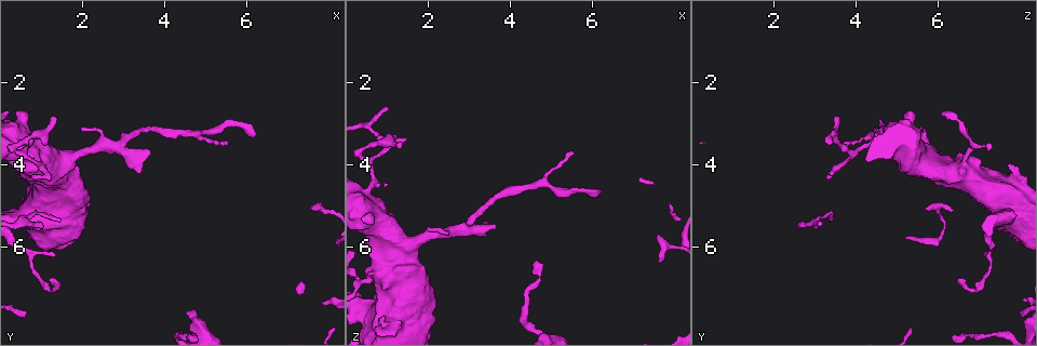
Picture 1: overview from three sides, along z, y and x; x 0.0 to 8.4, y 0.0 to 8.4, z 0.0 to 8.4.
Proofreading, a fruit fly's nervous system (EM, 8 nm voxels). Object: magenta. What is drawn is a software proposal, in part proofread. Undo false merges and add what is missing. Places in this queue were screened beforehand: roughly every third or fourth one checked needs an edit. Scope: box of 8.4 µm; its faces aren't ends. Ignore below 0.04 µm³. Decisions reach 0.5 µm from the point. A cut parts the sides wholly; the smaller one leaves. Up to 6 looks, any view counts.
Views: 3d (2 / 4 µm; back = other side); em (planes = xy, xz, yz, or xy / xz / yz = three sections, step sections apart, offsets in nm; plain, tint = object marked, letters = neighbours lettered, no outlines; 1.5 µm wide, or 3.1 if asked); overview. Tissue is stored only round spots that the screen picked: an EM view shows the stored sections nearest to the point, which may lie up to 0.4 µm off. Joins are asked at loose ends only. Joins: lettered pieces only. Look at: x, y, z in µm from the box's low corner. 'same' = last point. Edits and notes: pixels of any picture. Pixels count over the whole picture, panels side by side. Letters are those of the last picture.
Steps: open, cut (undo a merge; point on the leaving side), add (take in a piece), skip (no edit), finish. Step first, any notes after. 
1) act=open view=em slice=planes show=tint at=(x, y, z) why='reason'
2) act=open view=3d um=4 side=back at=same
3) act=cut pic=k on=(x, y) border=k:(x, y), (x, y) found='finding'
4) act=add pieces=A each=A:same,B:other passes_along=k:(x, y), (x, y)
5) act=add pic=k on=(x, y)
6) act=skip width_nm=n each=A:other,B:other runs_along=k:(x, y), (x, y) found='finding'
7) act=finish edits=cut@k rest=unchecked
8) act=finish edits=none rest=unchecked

act=open view=em slice=planes show=letters at=(0.50, 3.55, 4.60) why='three arms meet'

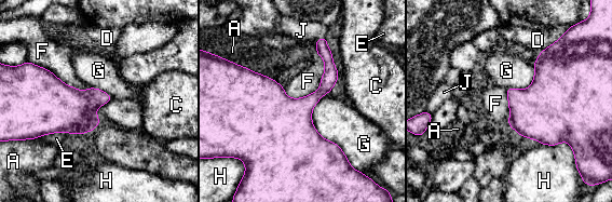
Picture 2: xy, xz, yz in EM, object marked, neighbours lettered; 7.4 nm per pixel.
act=skip width_nm=280 each=A:other,C:other,D:other,E:other,F:other,G:other,H:other,J:other border=2:(317, 53), (320, 88), (288, 97) found='continuous, no second neuron'

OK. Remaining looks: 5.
act=open view=em slice=planes show=letters at=(2.00, 3.10, 5.55) why='branch stops here'

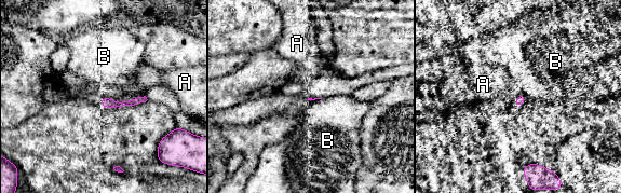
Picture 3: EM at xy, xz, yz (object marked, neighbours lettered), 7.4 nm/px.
act=skip each=A:other,B:other found='no lettered piece goes on from it'

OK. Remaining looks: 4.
act=open view=em slice=yz step=8 show=letters at=(3.65, 3.75, 5.45) why='an open end'

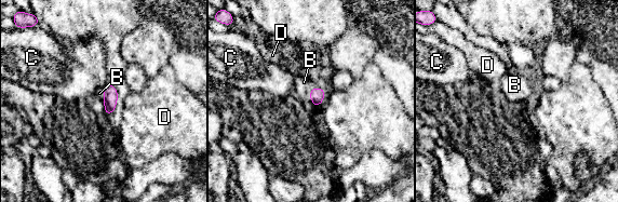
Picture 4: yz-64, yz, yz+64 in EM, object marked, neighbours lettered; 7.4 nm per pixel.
act=add pieces=B each=B:same,C:other,D:other passes_along=4:(317, 95), (311, 91), (304, 82) found='the neuron continues'

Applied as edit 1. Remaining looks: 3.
act=finish edits=add@4 rest=unchecked

